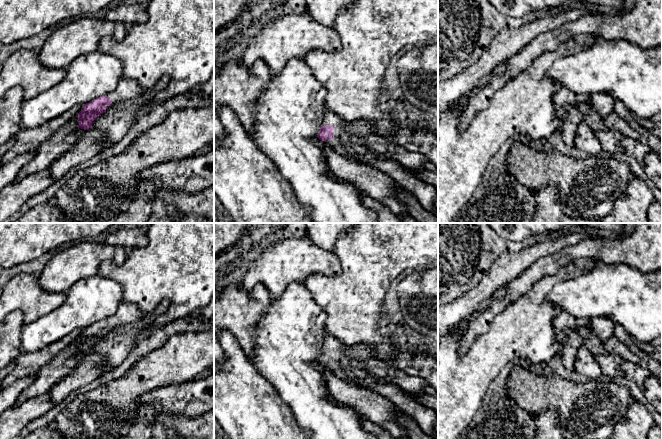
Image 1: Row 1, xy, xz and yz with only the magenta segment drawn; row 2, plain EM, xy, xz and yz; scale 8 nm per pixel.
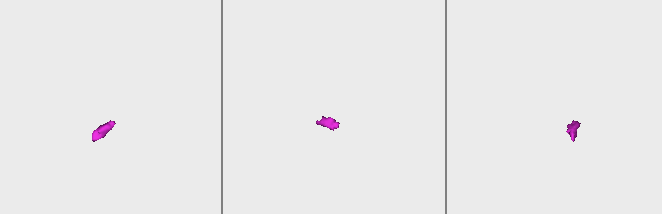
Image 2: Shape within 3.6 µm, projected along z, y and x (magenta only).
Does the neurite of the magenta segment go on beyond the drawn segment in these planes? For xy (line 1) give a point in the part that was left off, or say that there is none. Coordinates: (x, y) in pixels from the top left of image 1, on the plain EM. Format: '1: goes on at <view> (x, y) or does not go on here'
1: goes on at xy (126, 313)

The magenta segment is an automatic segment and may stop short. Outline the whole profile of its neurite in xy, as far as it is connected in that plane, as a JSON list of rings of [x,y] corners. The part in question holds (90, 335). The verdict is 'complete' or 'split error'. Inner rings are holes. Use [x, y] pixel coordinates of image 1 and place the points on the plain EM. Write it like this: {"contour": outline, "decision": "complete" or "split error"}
{"contour": [[[122,301],[113,315],[82,329],[81,335],[75,340],[79,344],[77,351],[84,354],[91,352],[93,345],[109,331],[136,322],[144,316],[135,304]]], "decision": "split error"}

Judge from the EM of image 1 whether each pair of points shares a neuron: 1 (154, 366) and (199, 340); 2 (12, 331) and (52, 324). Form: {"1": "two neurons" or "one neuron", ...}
{"1": "one neuron", "2": "two neurons"}

